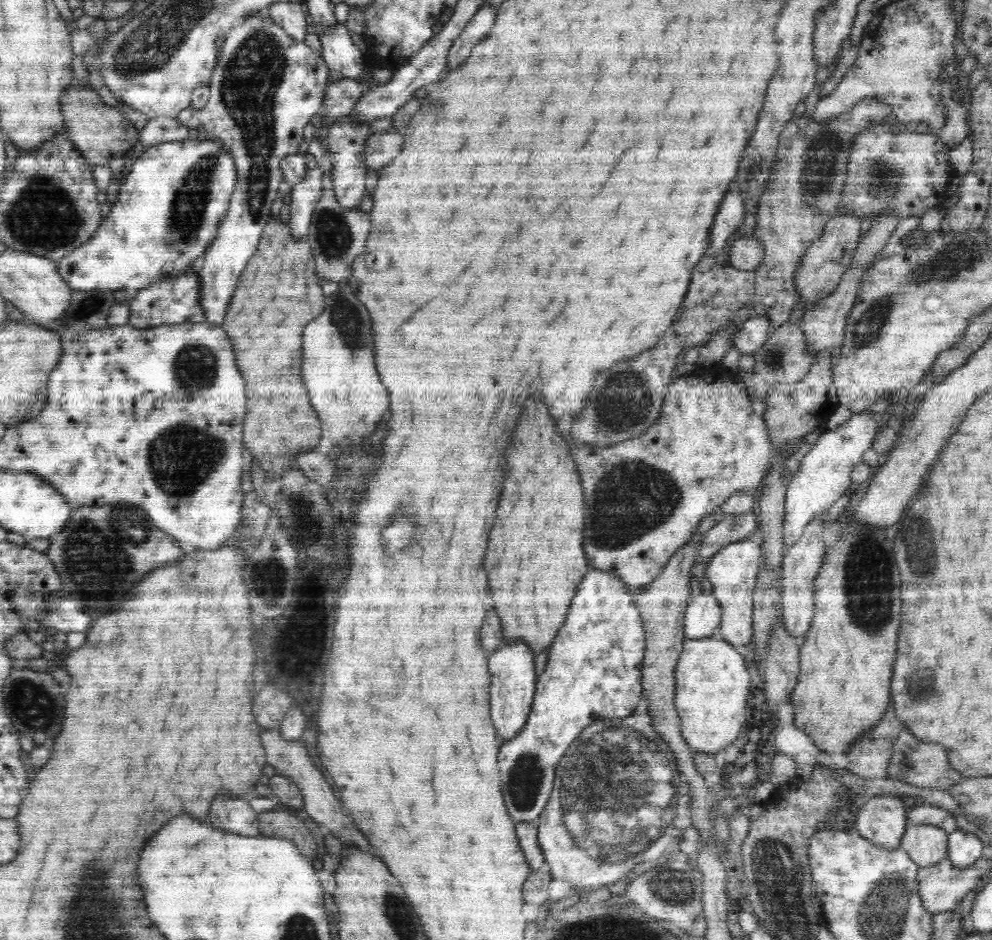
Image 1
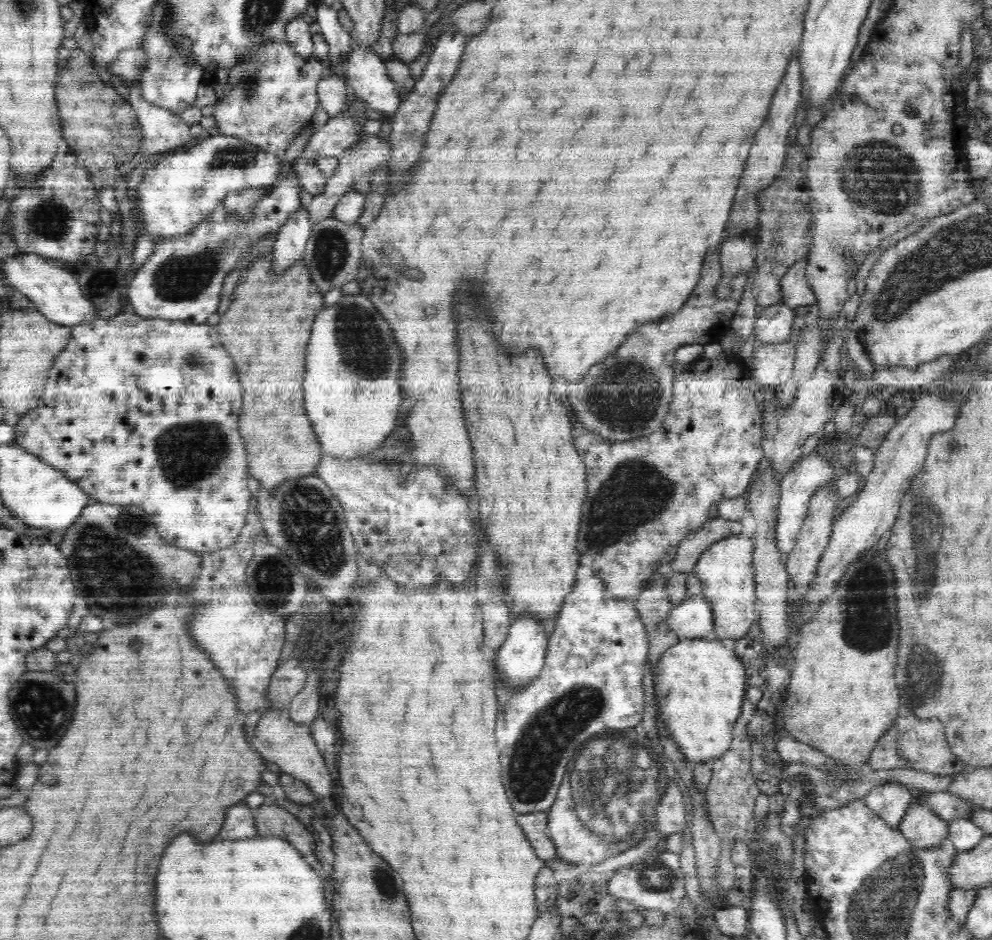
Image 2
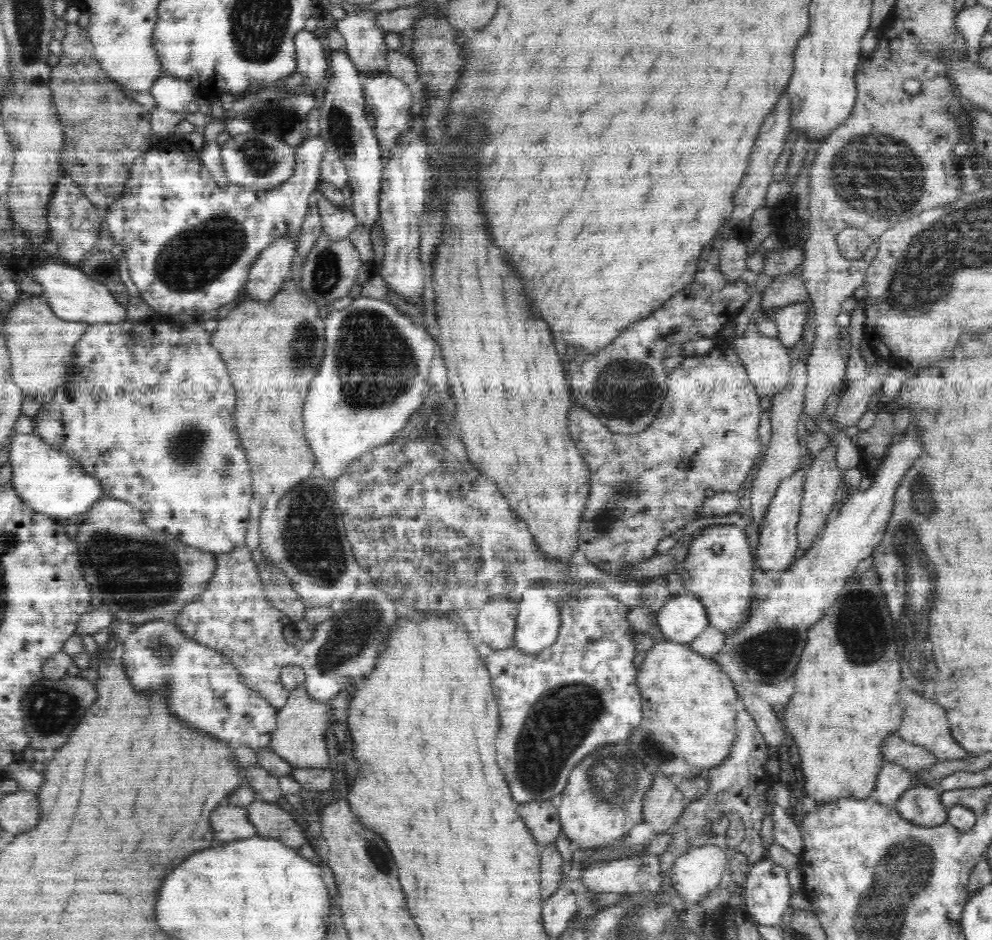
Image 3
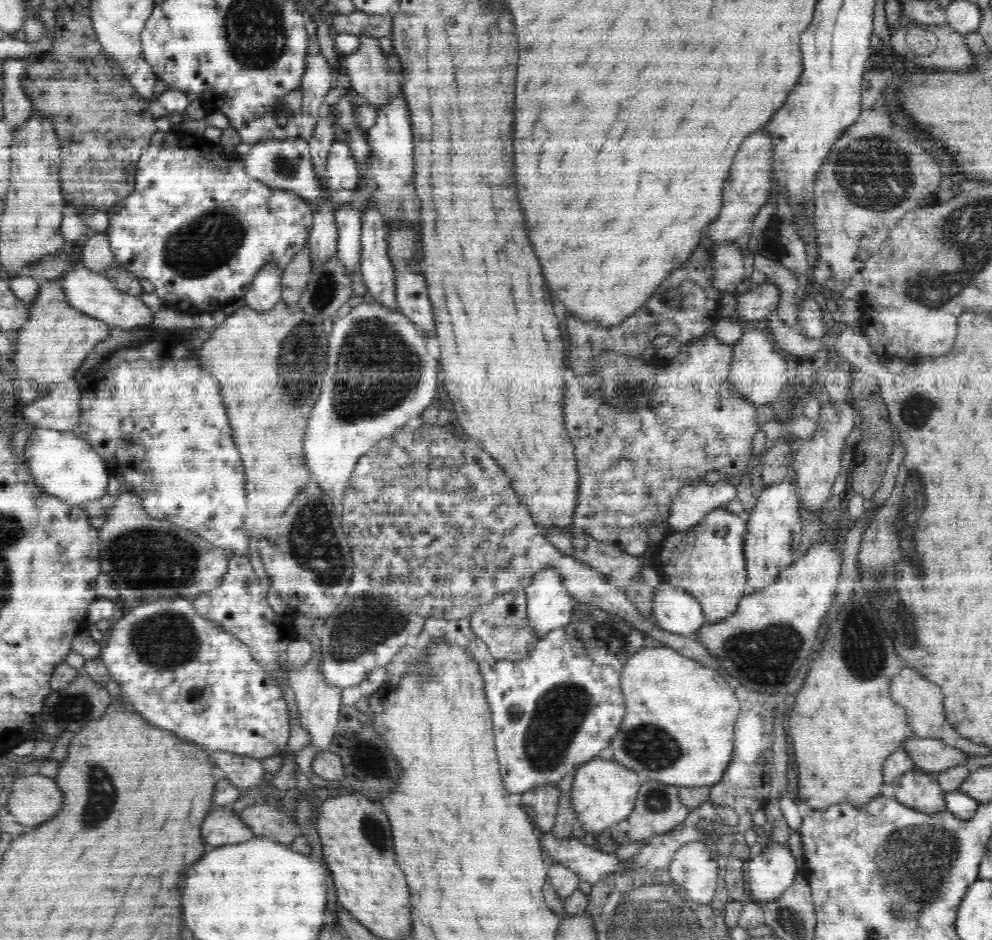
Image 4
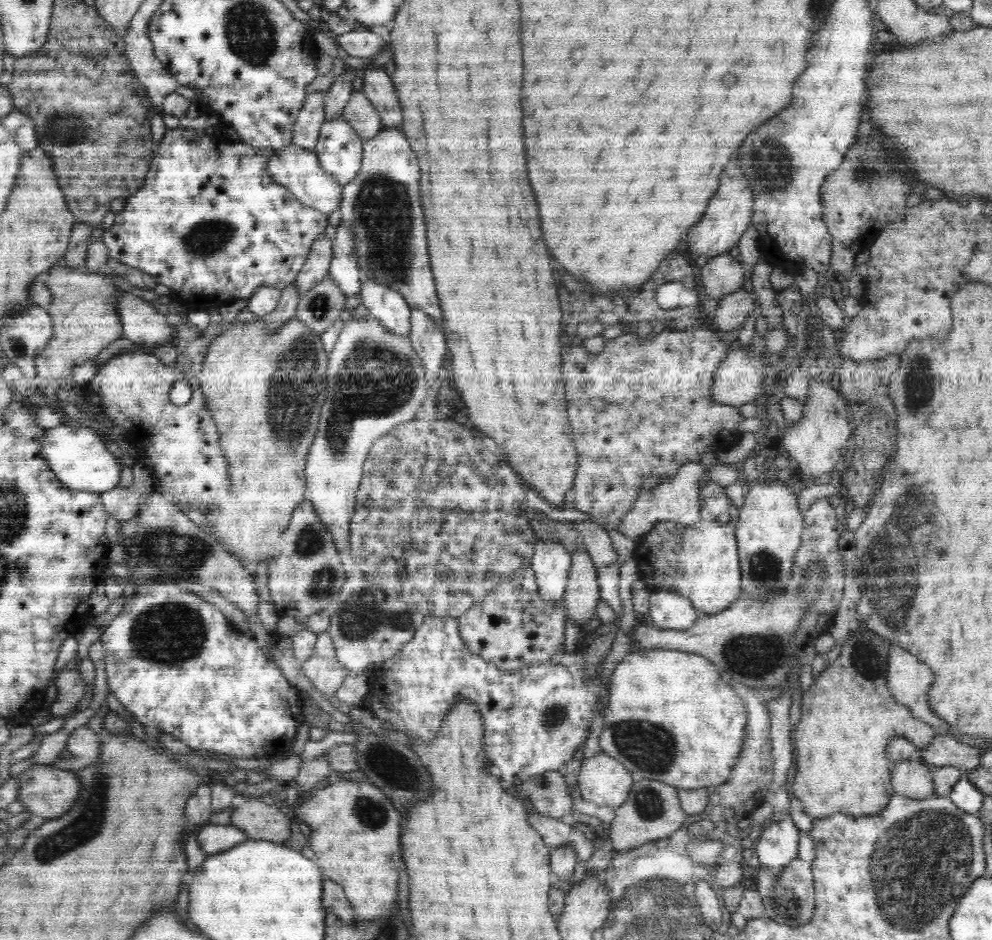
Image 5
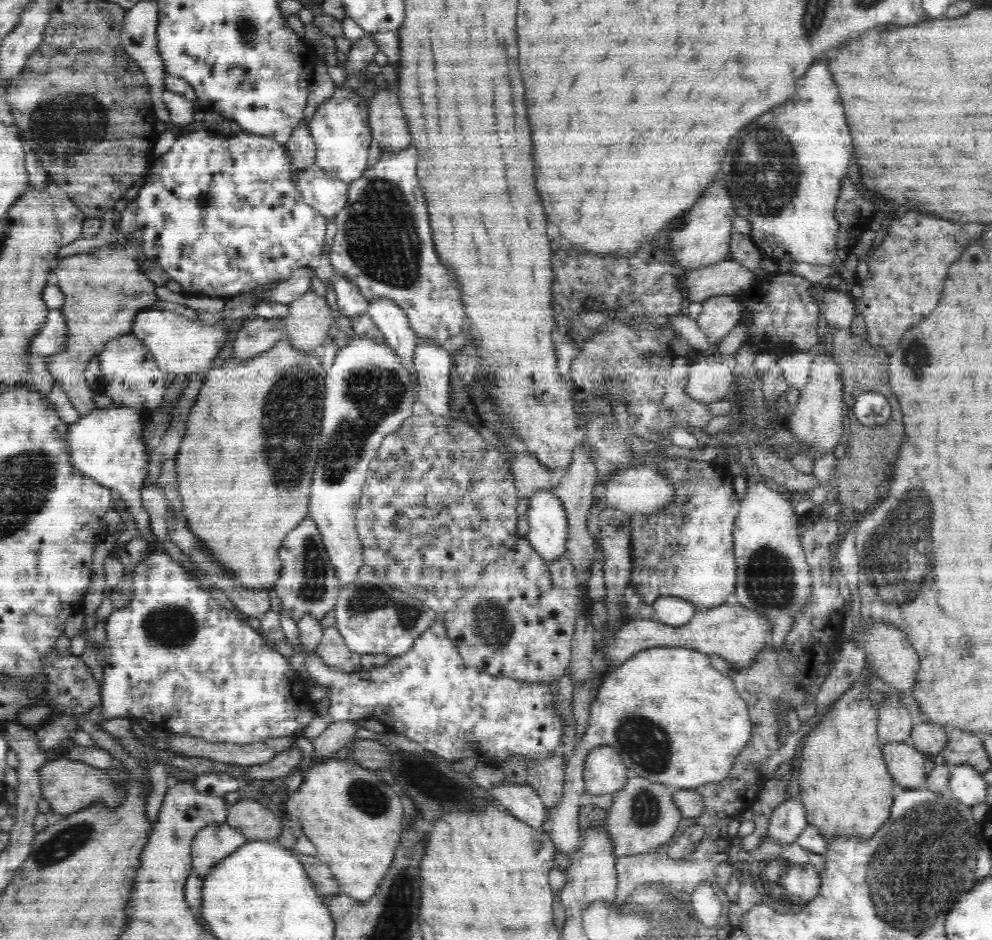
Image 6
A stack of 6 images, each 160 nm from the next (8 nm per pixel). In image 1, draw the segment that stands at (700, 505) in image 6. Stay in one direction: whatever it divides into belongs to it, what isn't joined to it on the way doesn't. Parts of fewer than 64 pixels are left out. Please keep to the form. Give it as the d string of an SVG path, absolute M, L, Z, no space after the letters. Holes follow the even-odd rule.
M754 537L721 547L707 562L706 578L712 583L712 594L721 607L721 624L717 636L736 648L753 642L753 596L759 568L760 545Z

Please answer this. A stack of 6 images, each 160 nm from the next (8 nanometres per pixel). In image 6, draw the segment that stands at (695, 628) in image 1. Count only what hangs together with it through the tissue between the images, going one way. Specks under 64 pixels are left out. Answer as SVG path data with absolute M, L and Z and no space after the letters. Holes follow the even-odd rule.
M660 597L651 608L654 610L652 620L668 626L688 625L698 610L692 602L679 597Z

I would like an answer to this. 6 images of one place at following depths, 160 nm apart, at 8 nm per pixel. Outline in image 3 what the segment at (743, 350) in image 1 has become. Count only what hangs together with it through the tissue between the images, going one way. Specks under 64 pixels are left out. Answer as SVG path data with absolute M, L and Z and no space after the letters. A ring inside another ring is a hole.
M796 302L780 308L769 316L776 323L777 339L786 347L792 349L794 344L802 338L804 324L808 317L808 304Z

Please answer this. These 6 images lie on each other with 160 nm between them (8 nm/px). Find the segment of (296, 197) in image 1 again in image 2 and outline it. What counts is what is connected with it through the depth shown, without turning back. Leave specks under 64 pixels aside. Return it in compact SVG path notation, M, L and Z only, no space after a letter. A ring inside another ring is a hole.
M306 207L291 217L280 227L272 246L272 271L283 273L293 262L303 258L303 254L311 236L312 223Z

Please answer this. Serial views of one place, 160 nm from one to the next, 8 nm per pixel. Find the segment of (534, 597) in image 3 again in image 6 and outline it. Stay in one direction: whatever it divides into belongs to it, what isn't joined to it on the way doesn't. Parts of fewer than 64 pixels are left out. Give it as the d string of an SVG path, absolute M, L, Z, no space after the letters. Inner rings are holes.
M538 490L529 500L527 509L529 532L526 535L532 548L546 559L560 558L566 551L567 514L554 490Z

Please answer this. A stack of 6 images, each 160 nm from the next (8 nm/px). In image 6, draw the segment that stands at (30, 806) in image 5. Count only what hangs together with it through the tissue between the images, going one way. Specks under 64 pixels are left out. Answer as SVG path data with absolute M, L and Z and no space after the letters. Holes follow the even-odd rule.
M75 760L48 761L40 767L39 781L41 798L50 804L56 814L69 815L95 804L96 801L114 810L118 805L123 804L124 796L126 796L126 786L122 782L112 780L106 769L96 768Z

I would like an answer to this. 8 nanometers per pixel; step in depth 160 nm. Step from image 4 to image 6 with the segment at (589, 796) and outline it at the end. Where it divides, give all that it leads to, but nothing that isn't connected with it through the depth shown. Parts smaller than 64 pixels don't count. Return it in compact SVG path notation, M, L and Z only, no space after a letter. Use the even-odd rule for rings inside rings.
M611 746L592 749L584 761L583 781L589 794L614 795L627 782L626 765Z

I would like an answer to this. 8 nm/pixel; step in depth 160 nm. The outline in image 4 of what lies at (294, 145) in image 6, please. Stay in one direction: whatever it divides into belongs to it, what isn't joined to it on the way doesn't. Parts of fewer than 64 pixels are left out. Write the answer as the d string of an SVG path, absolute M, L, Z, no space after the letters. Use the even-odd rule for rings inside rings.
M310 37L307 42L307 62L306 69L303 72L303 80L300 83L299 89L302 90L302 110L299 116L299 137L301 139L308 140L314 134L317 120L319 118L320 107L325 102L326 94L333 87L335 78L332 75L332 68L328 63L328 60L322 55L320 51L320 45L318 41L314 40L314 37Z

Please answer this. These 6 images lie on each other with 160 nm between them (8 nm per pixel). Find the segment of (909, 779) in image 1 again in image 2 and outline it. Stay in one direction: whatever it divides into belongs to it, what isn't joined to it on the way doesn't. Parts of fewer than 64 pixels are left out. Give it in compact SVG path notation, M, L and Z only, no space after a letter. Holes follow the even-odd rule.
M903 706L900 711L900 717L895 720L894 724L898 729L899 738L897 740L897 750L899 757L912 762L910 768L926 774L939 774L940 776L952 776L964 770L965 762L956 758L952 754L951 747L948 746L945 737L945 729L940 720L920 719L919 716L912 715L912 711Z

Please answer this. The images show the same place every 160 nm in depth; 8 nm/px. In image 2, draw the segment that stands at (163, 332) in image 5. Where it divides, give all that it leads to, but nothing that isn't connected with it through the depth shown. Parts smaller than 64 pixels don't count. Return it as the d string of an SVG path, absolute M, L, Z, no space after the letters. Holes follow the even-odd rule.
M28 253L22 256L9 256L4 260L2 274L5 284L29 298L31 306L40 311L50 322L71 327L94 320L96 309L92 301L82 293L82 287L72 267L62 265L57 259Z

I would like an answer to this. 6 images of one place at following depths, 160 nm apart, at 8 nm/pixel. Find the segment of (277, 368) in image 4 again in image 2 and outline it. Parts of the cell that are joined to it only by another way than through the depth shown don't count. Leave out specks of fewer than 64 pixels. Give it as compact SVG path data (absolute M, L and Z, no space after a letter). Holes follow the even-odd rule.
M271 251L254 259L246 270L241 272L231 296L231 304L217 324L220 340L232 356L240 384L244 388L244 406L240 412L238 428L246 447L249 473L256 480L260 480L262 489L268 493L275 493L284 481L294 481L295 478L314 474L322 454L320 444L316 442L312 426L306 418L304 398L302 398L304 396L302 378L304 378L304 364L306 364L304 356L310 338L310 328L316 314L323 309L324 295L318 291L303 259L293 262L293 265L283 273L274 273Z

